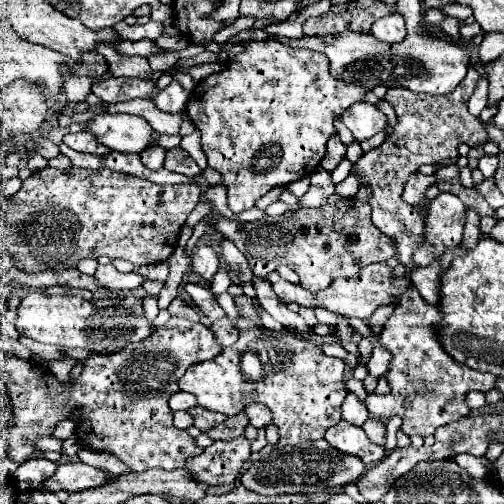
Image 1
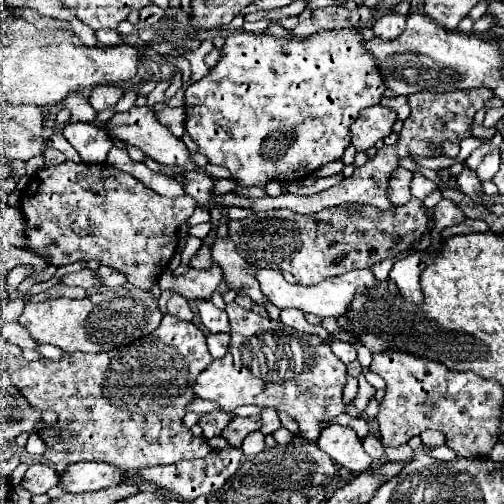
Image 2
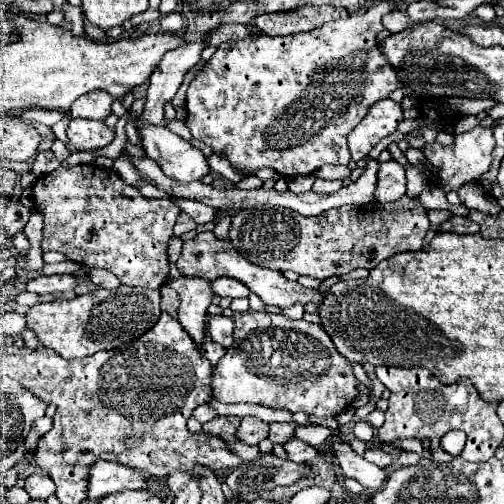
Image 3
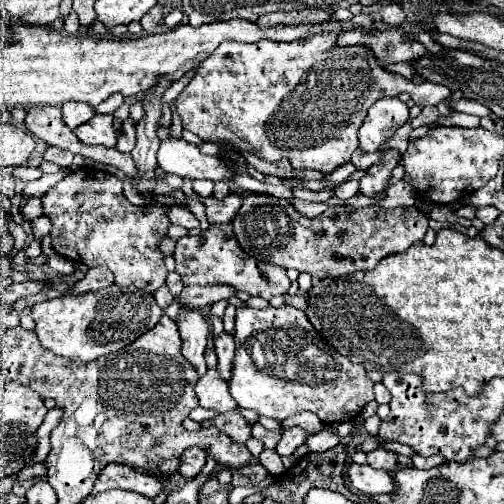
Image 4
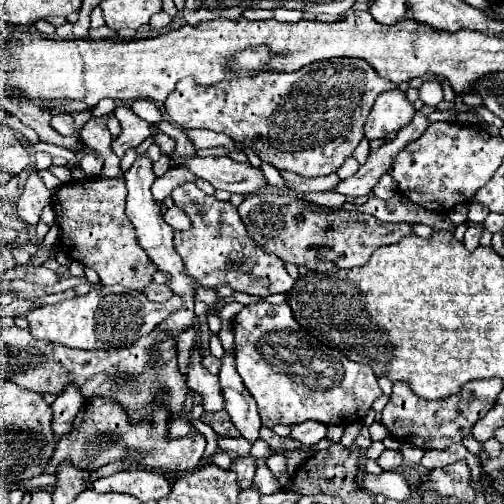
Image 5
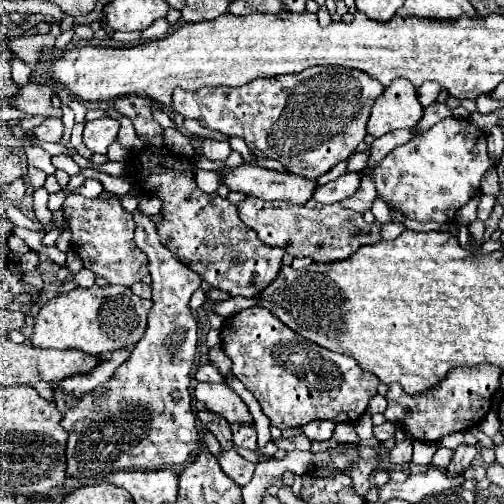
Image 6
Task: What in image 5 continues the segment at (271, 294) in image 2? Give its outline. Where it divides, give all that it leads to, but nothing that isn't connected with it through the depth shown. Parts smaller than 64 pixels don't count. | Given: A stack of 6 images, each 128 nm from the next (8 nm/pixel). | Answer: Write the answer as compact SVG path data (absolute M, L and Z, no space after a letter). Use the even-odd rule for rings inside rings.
M194 182L176 186L172 190L172 200L192 222L188 232L174 232L174 248L182 256L188 274L196 278L200 286L214 288L224 284L250 296L268 296L292 288L294 279L284 268L284 262L278 256L256 248L256 242L246 234L244 222L230 202L220 202L214 196L204 194Z

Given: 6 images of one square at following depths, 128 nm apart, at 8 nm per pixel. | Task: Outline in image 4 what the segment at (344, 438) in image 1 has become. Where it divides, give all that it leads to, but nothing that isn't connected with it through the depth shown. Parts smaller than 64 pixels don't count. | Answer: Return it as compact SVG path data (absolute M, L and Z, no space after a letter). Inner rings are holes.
M352 464L348 470L348 478L356 490L368 496L394 492L394 478L386 470L372 470L370 466Z

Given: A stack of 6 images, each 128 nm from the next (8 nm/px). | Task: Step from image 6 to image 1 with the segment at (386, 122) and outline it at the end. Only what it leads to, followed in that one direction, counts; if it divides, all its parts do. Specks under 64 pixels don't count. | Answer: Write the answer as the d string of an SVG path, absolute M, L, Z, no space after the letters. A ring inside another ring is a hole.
M360 102L348 108L348 112L342 116L342 122L354 134L356 142L368 140L374 134L386 130L386 116L368 102Z

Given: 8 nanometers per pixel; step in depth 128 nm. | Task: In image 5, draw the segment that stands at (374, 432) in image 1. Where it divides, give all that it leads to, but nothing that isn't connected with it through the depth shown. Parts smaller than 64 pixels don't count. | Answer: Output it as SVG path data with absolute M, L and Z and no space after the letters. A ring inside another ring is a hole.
M384 450L378 458L378 464L382 466L382 470L394 470L402 464L402 454L398 450Z

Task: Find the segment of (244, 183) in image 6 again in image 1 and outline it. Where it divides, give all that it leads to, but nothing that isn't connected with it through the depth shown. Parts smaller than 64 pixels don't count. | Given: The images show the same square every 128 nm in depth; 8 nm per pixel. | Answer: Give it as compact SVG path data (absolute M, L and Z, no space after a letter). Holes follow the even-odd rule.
M98 114L88 122L88 128L102 144L120 152L140 154L142 150L158 144L152 126L142 116L130 114Z

